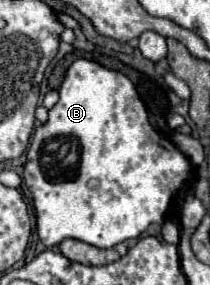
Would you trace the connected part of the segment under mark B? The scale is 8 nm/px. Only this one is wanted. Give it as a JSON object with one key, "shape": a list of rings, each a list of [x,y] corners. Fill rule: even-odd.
{"shape":[[[77,59],[65,73],[59,87],[59,101],[49,109],[47,121],[35,127],[23,181],[33,195],[37,235],[45,247],[55,247],[71,237],[107,249],[121,241],[135,239],[151,223],[161,223],[171,195],[183,185],[189,171],[191,163],[187,155],[151,127],[135,85],[121,71],[107,69],[97,61]]]}

